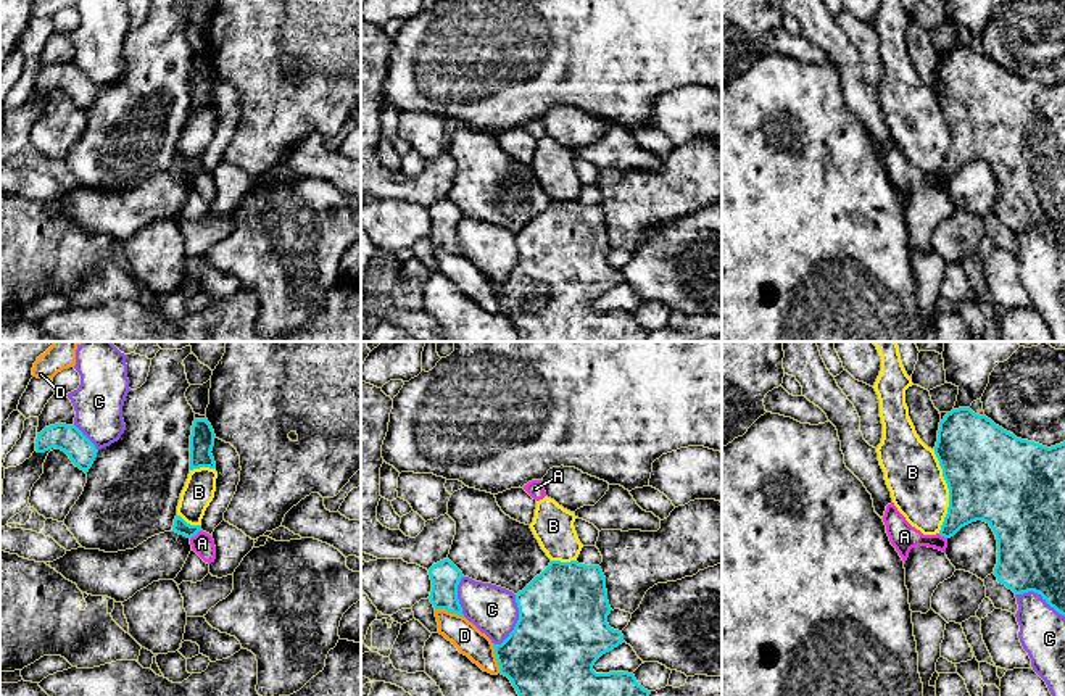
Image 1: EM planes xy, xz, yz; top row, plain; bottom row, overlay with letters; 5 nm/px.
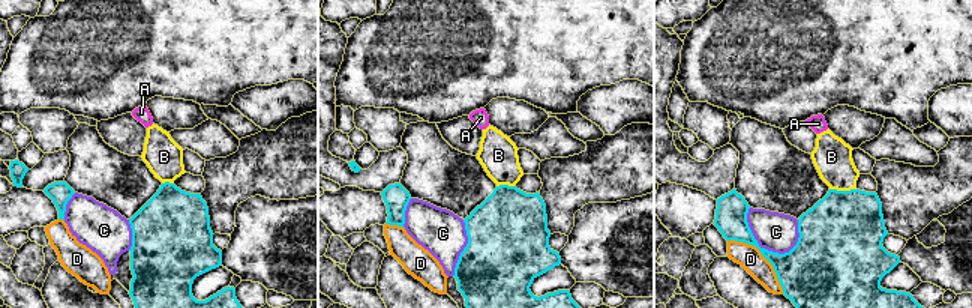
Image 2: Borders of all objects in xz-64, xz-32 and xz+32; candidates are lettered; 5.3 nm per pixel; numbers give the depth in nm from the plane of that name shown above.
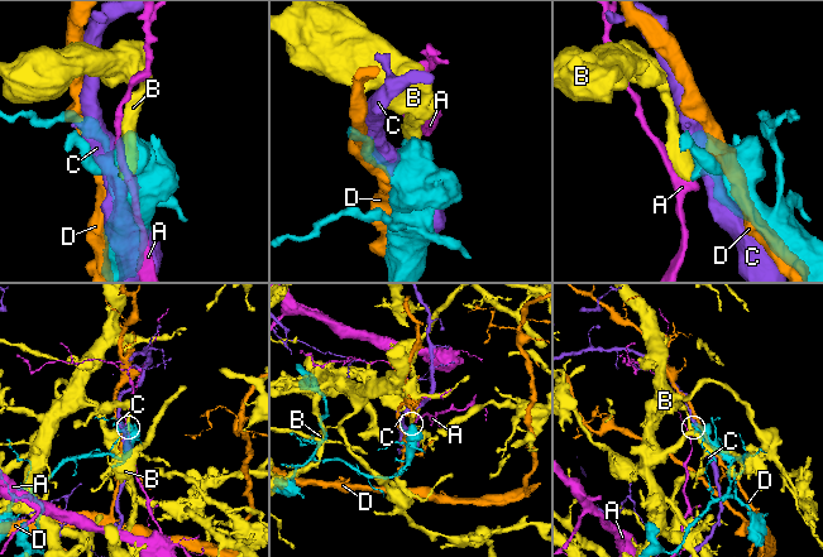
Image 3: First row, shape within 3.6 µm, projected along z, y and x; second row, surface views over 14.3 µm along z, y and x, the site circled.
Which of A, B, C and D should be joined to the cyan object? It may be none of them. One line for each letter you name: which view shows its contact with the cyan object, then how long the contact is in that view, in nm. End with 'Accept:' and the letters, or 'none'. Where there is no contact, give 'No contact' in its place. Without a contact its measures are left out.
Accept: none

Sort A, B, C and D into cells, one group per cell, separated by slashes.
A / B / C / D

